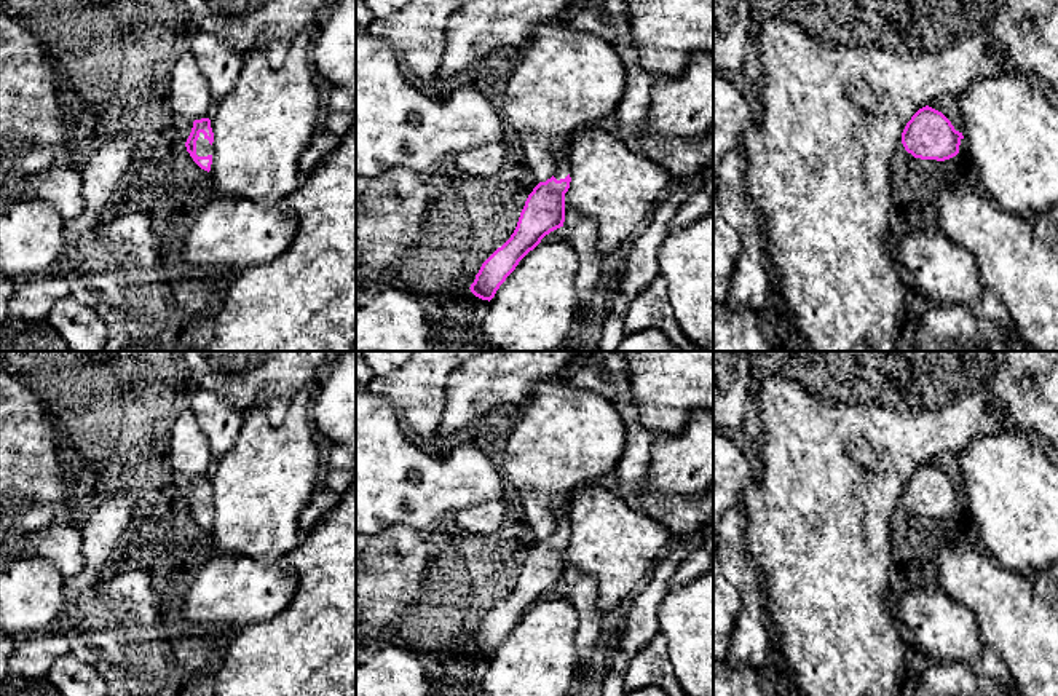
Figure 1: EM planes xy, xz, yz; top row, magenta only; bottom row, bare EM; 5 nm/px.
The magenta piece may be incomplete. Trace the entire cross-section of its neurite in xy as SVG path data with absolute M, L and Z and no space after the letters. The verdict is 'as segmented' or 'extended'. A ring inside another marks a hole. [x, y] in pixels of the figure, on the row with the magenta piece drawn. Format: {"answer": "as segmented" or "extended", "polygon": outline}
{"answer": "extended", "polygon": "M209 118L193 121L191 132L185 142L187 152L193 161L204 171L211 171L212 164L214 132Z"}

